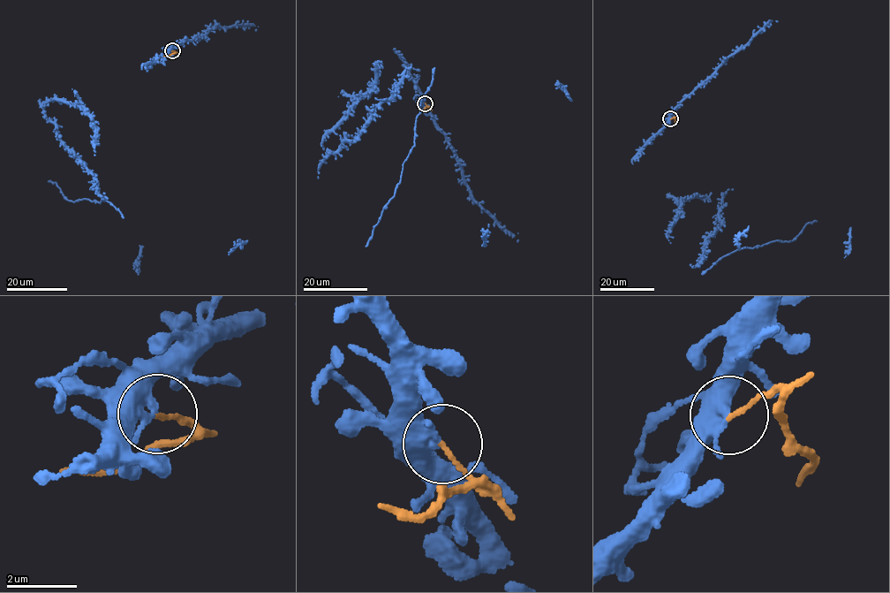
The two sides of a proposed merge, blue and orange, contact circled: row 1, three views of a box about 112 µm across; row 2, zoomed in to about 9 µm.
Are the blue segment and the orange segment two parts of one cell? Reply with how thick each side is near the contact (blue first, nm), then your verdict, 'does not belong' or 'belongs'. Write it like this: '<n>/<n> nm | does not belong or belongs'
380/110 nm | does not belong

